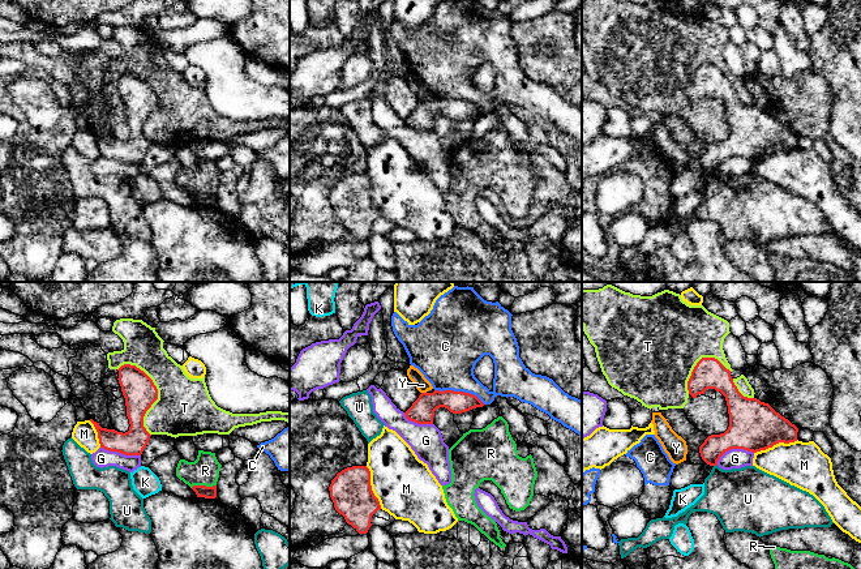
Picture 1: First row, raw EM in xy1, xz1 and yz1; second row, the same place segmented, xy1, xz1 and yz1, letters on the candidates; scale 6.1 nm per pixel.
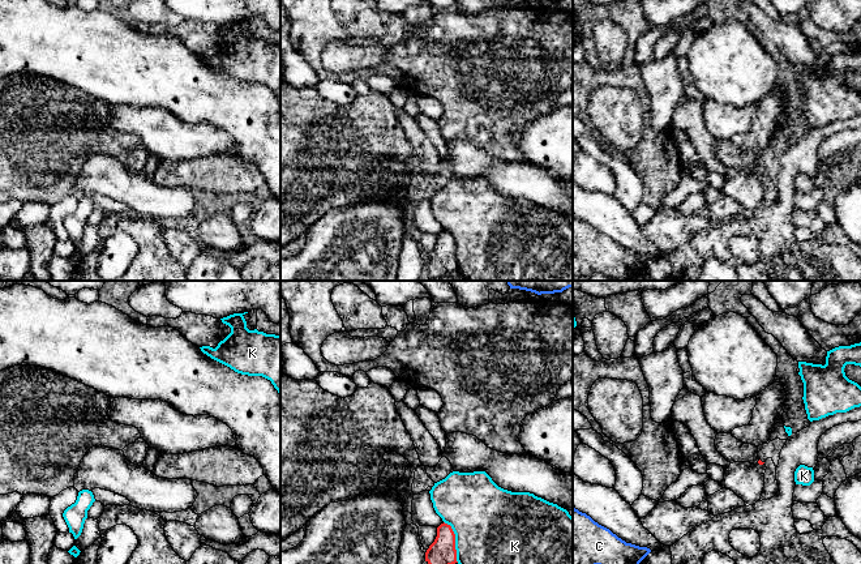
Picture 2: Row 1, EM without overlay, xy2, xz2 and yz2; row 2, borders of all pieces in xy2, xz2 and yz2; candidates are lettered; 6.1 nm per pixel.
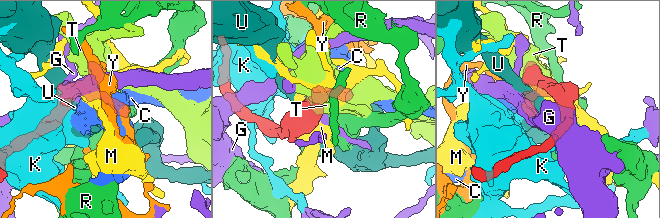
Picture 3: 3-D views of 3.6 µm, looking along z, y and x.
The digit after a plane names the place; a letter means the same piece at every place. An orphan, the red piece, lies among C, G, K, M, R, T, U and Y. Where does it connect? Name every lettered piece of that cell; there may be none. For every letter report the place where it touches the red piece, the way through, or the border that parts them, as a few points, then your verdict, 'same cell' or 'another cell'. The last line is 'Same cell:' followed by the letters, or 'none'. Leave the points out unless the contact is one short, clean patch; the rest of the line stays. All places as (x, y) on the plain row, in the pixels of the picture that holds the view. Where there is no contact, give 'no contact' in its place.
C: contact xz1 (459, 99); another cell
G: contact yz1 (733, 155); border yz1 (753, 159), (728, 157), (716, 171); another cell
K: contact xz2 (454, 248); another cell
M: contact yz1 (775, 152); another cell
R: contact xy1 (202, 193); border xy1 (215, 192), (191, 195); another cell
T: contact xy1 (157, 102); another cell
U: contact yz1 (715, 172); border yz1 (716, 171), (714, 174); another cell
Y: contact xz1 (424, 101); border xz1 (422, 99), (425, 101); another cell
Same cell: none

